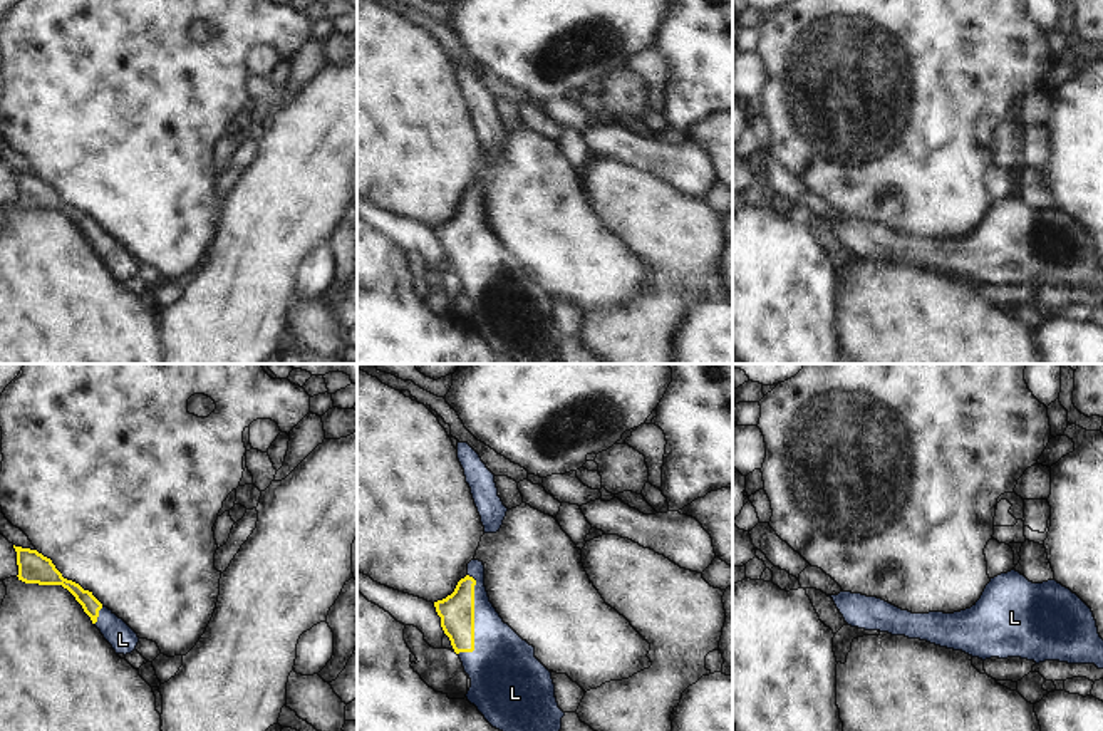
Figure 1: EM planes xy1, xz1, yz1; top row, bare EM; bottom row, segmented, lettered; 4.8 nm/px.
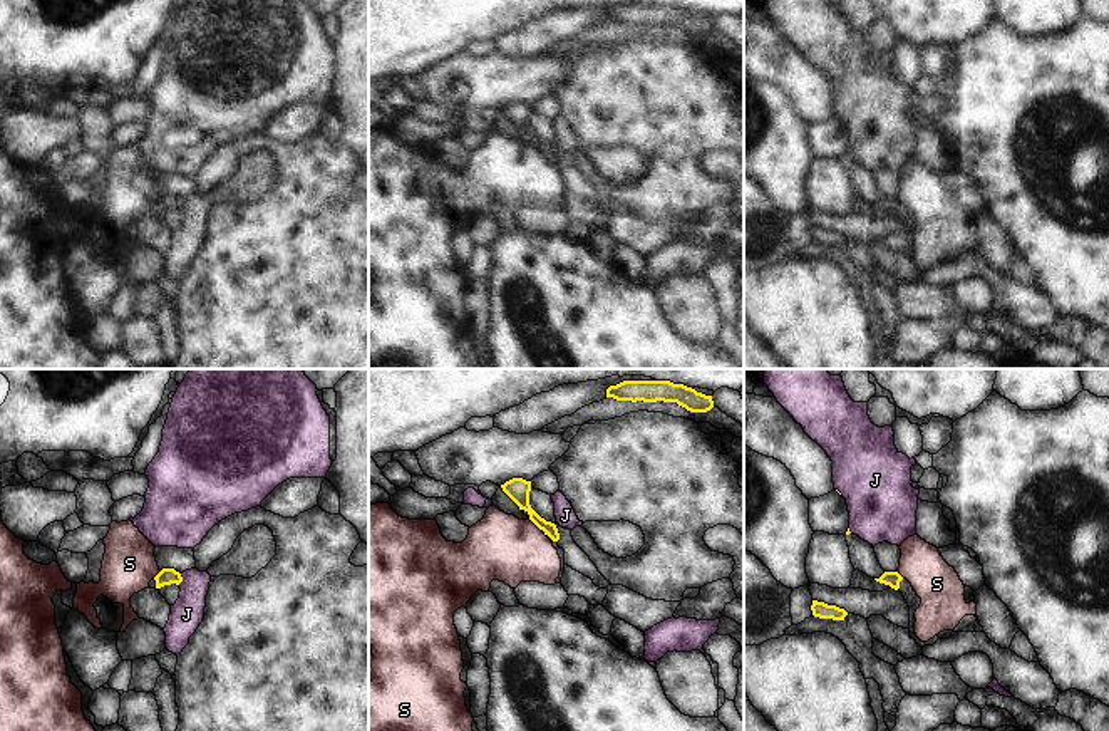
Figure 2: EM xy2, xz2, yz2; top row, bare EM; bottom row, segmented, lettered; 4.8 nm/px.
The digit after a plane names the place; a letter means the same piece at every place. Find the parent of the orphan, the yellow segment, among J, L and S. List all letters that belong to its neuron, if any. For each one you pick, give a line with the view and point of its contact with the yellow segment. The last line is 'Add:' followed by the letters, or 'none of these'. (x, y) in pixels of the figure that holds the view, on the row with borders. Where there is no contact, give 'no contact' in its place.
L: contact xz1 (473, 619)
Add: L

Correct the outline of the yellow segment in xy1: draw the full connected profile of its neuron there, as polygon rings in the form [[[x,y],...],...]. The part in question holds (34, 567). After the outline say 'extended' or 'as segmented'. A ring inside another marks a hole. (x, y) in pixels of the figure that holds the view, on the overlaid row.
[[[15,547],[18,580],[39,585],[62,585],[82,605],[84,612],[91,617],[92,624],[101,630],[104,639],[112,645],[116,654],[131,654],[139,642],[137,634],[112,610],[104,607],[89,590],[79,583],[67,580],[55,568],[50,558],[37,550]]] | extended

